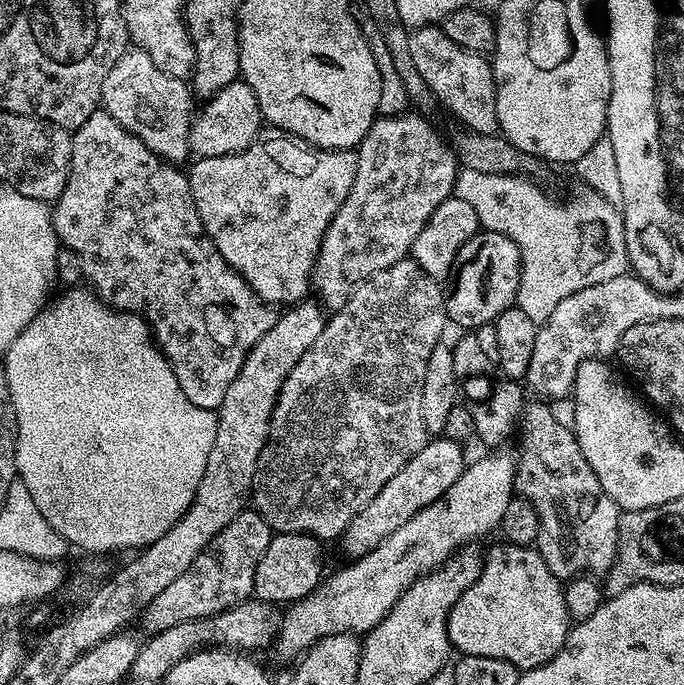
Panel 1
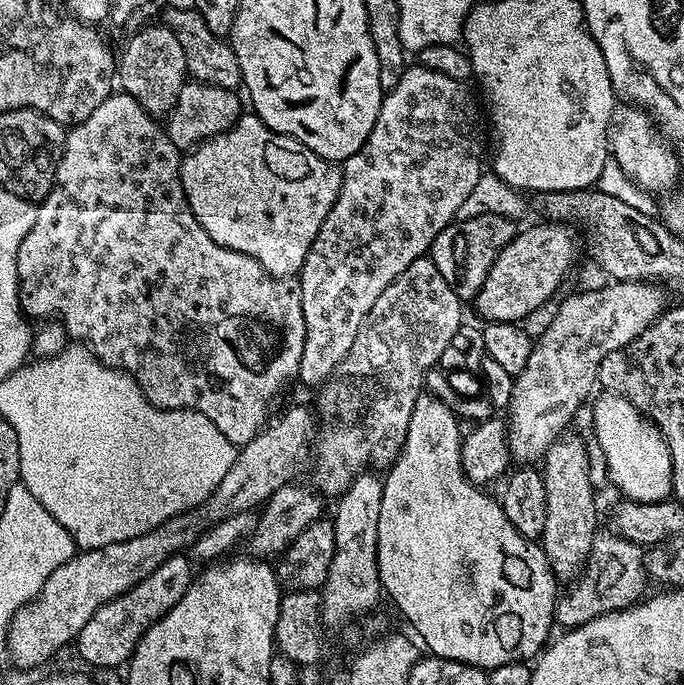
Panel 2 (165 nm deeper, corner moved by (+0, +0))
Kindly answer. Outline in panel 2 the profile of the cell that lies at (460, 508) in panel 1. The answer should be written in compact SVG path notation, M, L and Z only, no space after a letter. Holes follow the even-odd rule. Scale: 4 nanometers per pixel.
M621 280L608 282L605 288L576 292L557 306L540 340L538 336L532 345L526 370L514 377L514 390L506 409L506 427L508 451L517 465L532 466L543 461L550 446L583 406L588 391L597 387L602 358L634 342L638 334L664 315L663 290L656 282Z

